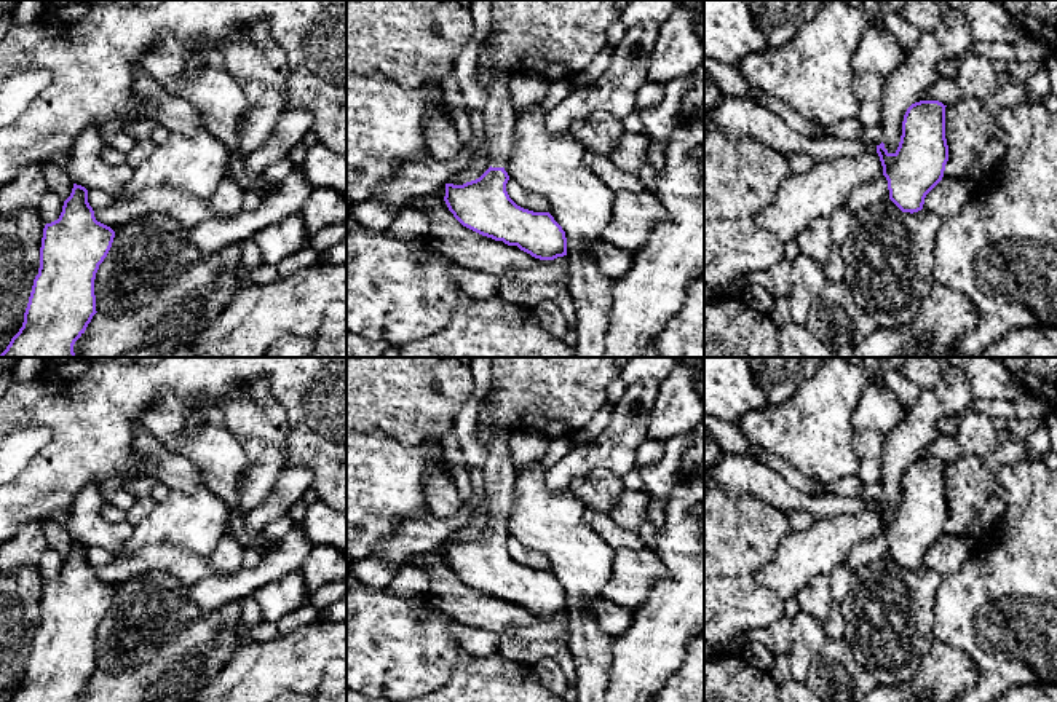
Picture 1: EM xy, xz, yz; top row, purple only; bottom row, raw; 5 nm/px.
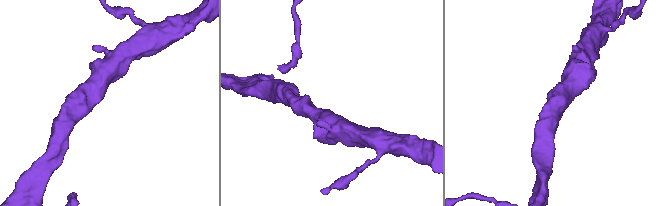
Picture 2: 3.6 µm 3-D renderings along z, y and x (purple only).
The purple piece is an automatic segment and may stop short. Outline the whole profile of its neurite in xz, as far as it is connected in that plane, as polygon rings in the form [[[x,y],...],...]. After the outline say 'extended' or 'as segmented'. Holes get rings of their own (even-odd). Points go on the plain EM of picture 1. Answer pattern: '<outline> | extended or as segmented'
[[[497,429],[489,447],[484,471],[484,498],[492,523],[476,538],[463,542],[445,541],[444,558],[466,586],[517,603],[540,617],[567,613],[567,595],[549,570],[517,563],[506,549],[509,538],[505,522],[514,504],[517,467],[509,455],[513,429]]] | extended

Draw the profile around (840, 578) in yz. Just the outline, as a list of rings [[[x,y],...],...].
[[[848,563],[837,566],[830,576],[830,590],[833,601],[841,601],[849,590],[854,570]]]

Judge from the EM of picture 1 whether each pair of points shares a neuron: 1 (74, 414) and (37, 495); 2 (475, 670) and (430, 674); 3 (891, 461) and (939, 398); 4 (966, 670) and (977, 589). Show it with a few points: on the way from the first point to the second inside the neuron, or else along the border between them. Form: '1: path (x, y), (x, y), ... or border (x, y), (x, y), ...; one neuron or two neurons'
1: path (74, 434), (74, 457), (56, 474); one neuron
2: border (462, 650), (452, 675), (444, 685); two neurons
3: path (902, 445), (918, 429), (928, 414); one neuron
4: border (936, 638), (960, 648), (974, 664), (979, 678); two neurons

